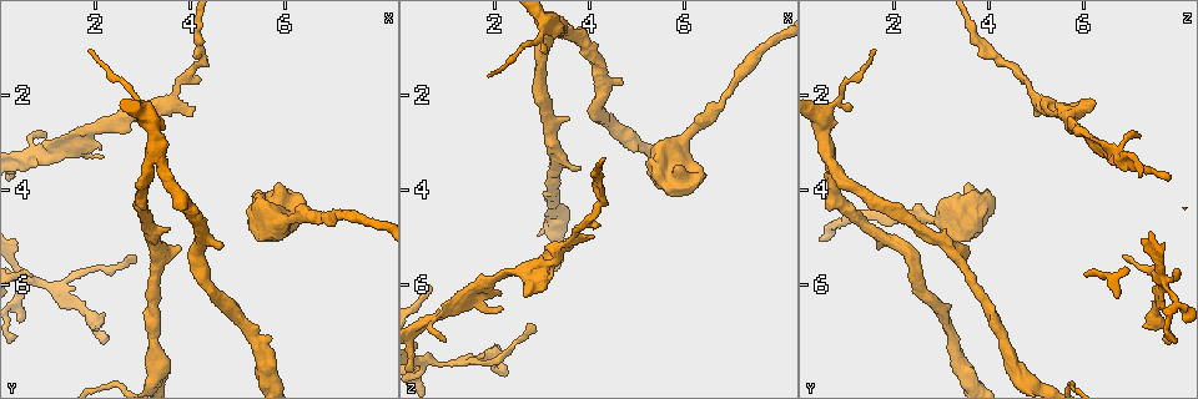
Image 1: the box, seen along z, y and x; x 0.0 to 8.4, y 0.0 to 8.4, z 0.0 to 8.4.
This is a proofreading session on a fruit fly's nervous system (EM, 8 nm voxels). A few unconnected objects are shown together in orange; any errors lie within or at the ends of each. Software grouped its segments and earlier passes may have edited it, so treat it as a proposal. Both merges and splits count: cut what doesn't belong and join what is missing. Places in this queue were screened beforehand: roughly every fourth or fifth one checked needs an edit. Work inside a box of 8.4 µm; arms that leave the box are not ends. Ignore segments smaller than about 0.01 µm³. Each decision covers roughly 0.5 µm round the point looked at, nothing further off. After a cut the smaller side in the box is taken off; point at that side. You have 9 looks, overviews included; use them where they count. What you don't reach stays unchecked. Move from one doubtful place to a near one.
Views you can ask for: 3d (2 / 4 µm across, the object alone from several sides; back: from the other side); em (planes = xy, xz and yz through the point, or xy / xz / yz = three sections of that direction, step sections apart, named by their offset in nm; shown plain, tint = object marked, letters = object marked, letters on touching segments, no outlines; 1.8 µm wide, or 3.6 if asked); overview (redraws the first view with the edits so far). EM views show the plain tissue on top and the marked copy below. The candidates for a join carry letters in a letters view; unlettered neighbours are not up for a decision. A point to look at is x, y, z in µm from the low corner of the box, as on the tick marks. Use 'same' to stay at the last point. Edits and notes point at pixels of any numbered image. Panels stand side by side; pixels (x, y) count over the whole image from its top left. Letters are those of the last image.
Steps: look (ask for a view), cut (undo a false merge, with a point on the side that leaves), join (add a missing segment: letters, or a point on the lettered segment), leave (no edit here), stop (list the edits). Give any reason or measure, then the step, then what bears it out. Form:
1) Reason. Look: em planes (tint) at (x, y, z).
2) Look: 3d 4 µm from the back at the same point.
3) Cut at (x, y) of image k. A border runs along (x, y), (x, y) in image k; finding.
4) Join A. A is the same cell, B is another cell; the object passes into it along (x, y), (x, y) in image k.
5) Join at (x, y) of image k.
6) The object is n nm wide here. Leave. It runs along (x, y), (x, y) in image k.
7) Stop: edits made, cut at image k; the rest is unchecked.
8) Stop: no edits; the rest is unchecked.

Thin end. Look: em planes (tint) at (2.85, 5.35, 6.90).

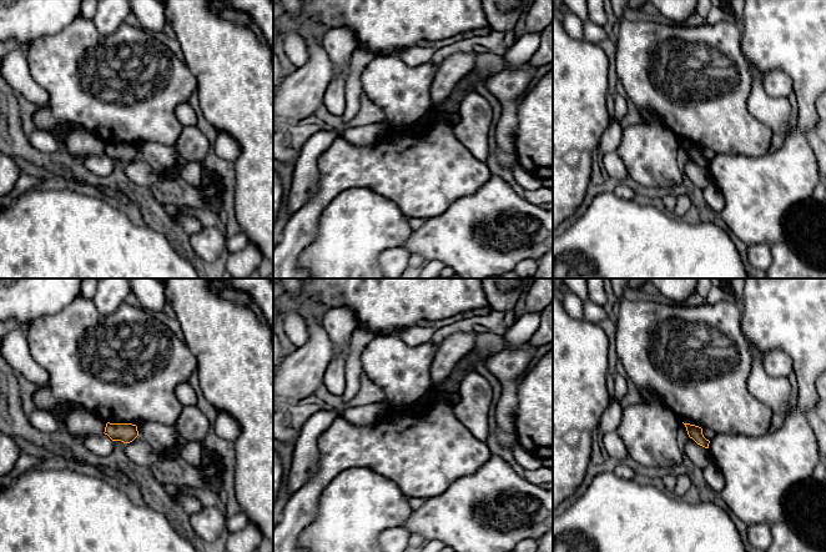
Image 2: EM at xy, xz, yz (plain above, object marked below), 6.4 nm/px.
Look: em planes (letters) at the same point.

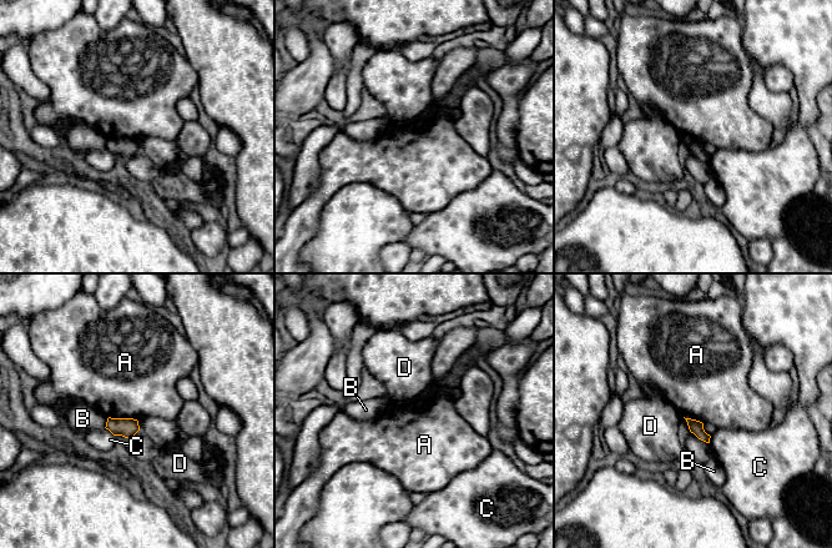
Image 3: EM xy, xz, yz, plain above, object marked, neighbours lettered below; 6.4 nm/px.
Leave. A, B, C and D are other cells; a border runs along (109, 416), (132, 417), (137, 421) in image 3; none of them fits.

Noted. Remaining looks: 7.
Free end. Look: em planes (tint) at (4.15, 2.25, 4.95).

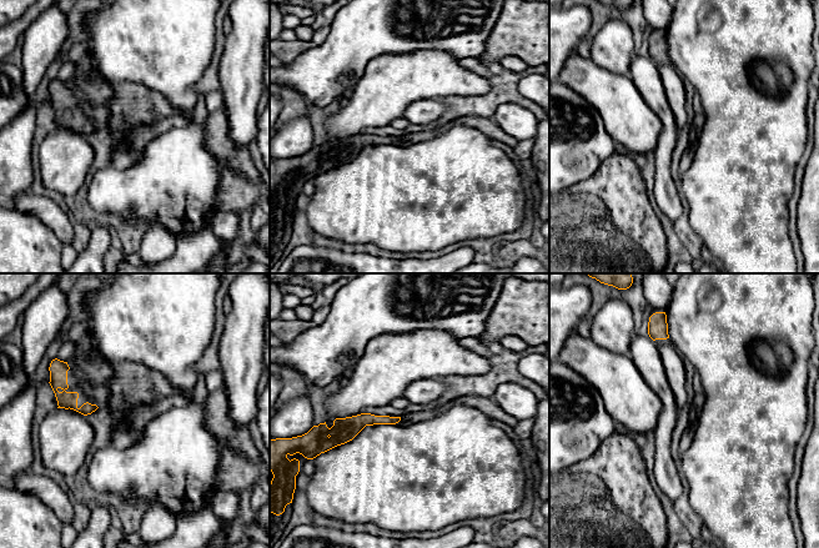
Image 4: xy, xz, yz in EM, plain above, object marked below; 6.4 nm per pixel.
Look: em planes (letters) at the same point.

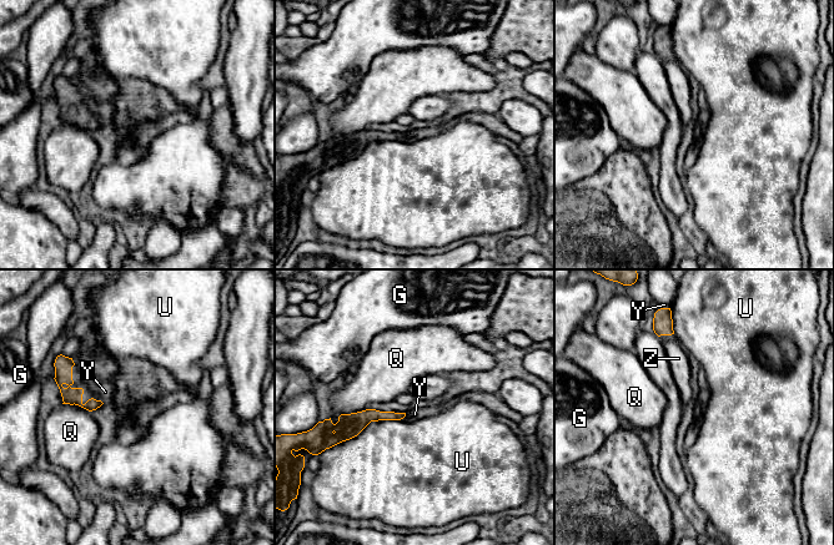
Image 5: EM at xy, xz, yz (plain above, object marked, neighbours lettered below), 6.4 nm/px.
The longest contact is with U, 460 nm. Join Y. Y is the same cell, G, Q, U and Z are other cells; it goes on there.

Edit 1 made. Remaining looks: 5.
See it whole again. Look: overview.

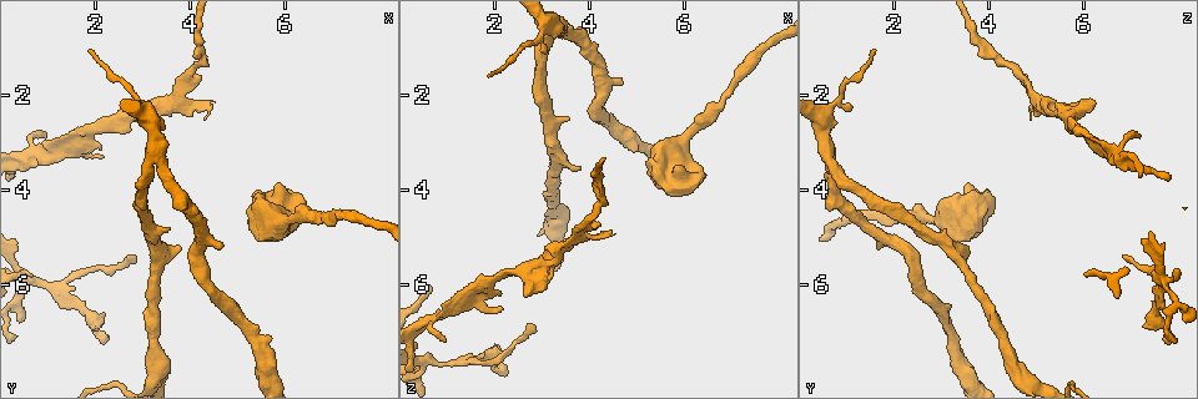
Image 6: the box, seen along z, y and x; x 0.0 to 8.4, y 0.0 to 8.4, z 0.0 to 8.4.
Branch point. Look: 3d 4 µm from the back at (3.30, 3.35, 0.60).

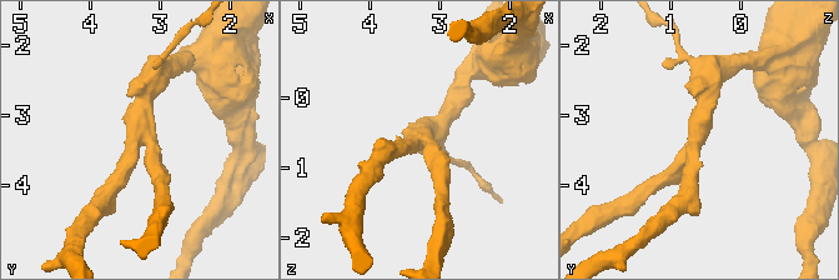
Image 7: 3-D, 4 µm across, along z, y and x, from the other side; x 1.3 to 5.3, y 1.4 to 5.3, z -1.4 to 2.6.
3 arms meet here; the arms are 220, 240, 380 nm wide. Look: em 3.6 µm yz step 8 (letters) at (3.25, 3.30, 0.65).

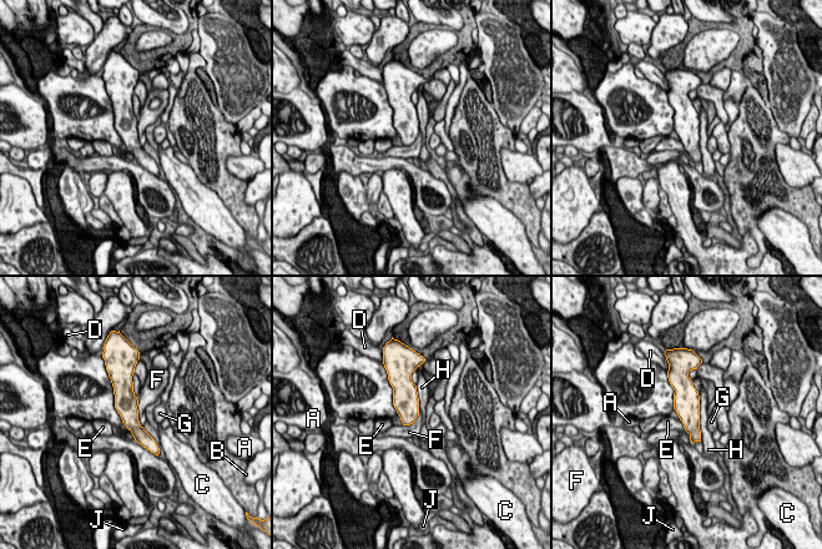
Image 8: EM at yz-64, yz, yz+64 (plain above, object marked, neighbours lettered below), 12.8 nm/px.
Another direction. Look: em 3.6 µm planes (letters) at the same point.

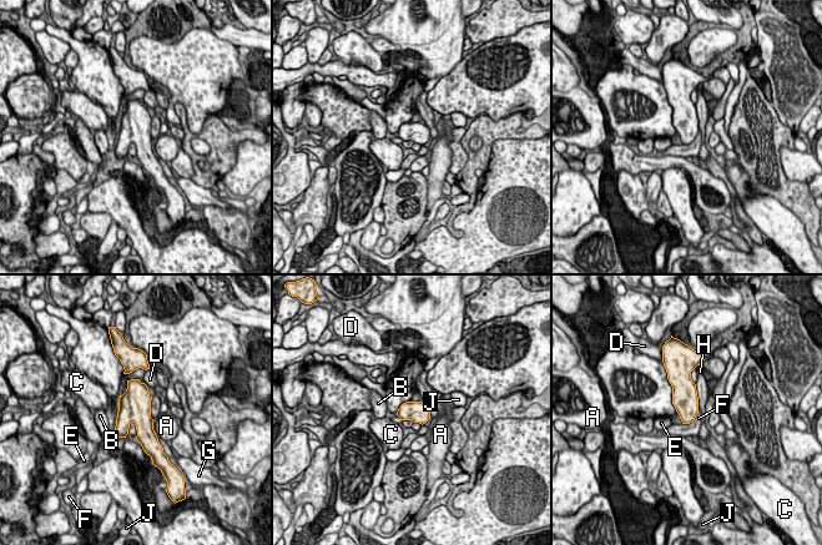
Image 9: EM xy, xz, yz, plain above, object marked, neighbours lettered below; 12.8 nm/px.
The object is 280 nm wide here. Leave. A, B, C, D, E, F, G, H and J are other cells; a border runs along (131, 422), (136, 429), (136, 438) in image 9; all the same cell.

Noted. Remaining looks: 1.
Stop: edits made, join at image 5; the rest is unchecked.

